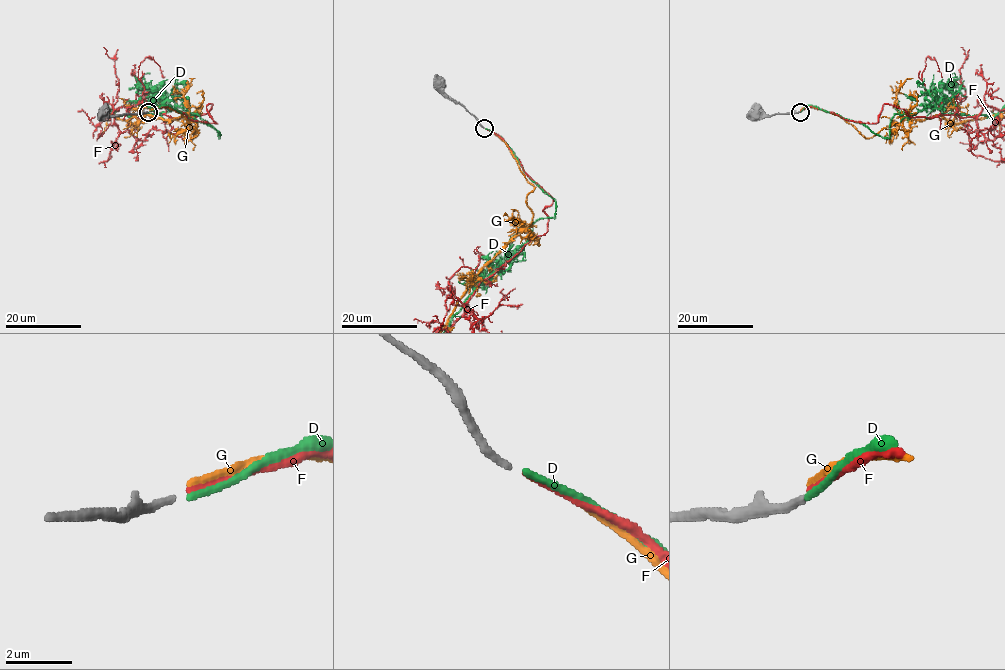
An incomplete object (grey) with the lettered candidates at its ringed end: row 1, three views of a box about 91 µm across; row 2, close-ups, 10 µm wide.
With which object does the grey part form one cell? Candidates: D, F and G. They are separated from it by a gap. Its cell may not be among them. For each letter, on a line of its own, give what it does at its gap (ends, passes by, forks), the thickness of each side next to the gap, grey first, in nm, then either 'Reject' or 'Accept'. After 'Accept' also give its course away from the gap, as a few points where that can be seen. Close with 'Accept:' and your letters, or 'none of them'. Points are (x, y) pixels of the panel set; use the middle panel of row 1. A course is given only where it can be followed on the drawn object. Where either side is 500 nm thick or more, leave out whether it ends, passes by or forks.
D: It ends there. Thickness 240 nm (grey) against 190 nm. Accept
F: It ends there. Thickness 240 nm (grey) against 170 nm. Reject
G: It ends there. Thickness 240 nm (grey) against 170 nm. Reject
Accept: D

